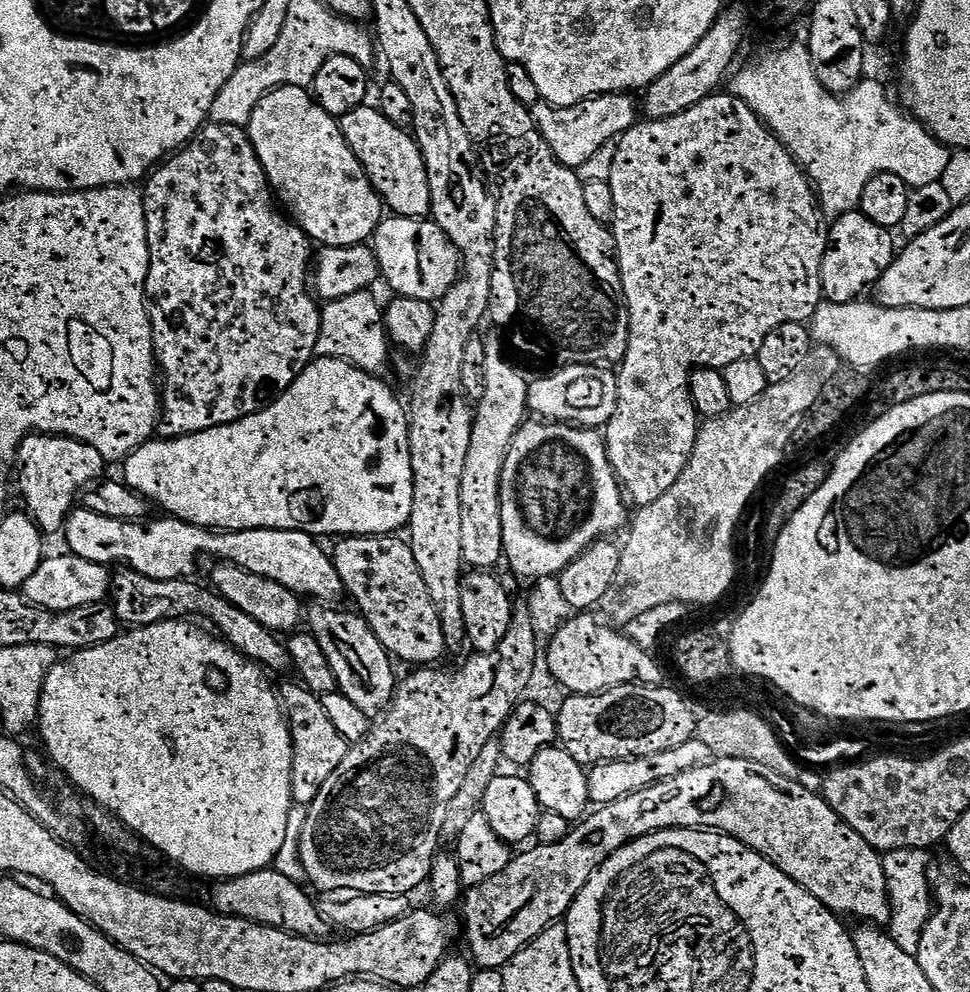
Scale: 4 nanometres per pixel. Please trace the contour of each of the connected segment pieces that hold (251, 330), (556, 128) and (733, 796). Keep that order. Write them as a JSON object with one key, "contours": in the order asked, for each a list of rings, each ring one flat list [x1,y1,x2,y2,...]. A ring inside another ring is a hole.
{"contours":[[[205,123,187,144,175,154,169,155,147,177,144,186,145,188,142,188,144,229,148,235,148,279,144,281,144,295,146,297,146,320,152,326,154,360,162,373,163,435,168,438,189,436,202,430,238,422,250,414,261,412,265,404,294,383,297,370,309,363,316,351,316,339,320,333,320,308,317,301,310,295,309,285,308,288,306,286,307,280,308,283,310,280,308,235,291,219,283,220,272,209,273,197,270,195,268,181,264,179,262,166,256,158,256,151,248,141,247,131,234,124]],[[628,94,592,96,572,108,540,106,535,109,534,124,540,129,540,137,547,142,548,149,557,156,560,163,576,170,579,169,579,164,586,163,608,139,611,141,618,138,627,128,637,123,638,108,636,104,632,105,630,97]],[[721,756,642,790,634,790,622,798,614,798,609,804,599,805,589,811,560,841,553,844,537,843,536,848,529,852,524,852,521,856,520,853,513,855,512,861,501,872,467,889,462,905,464,904,464,936,468,939,467,955,471,963,480,970,503,969,504,965,512,961,514,954,521,952,531,940,541,936,567,913,572,899,582,890,582,886,586,886,597,866,610,858,610,854,632,840,671,828,698,828,733,836,778,866,782,874,802,886,802,890,814,894,814,898,818,898,818,902,822,902,822,906,826,906,836,916,853,916,860,920,856,922,887,921,890,913,889,895,881,853,871,848,849,824,845,824,839,814,826,803,823,795,816,793,815,796,802,785,800,782,774,783,773,777,751,760]]]}

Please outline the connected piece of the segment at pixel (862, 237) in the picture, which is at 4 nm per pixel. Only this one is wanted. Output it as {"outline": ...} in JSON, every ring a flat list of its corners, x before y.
{"outline":[[858,210,841,212,833,220,836,221,828,232,828,249,820,260,820,288,828,304,851,304,882,271,885,233]]}

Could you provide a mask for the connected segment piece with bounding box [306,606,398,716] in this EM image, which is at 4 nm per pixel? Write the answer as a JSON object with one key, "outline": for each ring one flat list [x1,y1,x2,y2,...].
{"outline":[[328,606,332,608,312,608,307,609,306,612,306,628,316,643,316,650,319,655,326,658,326,662,330,666,330,672,332,674,333,685,336,690,344,696,345,700,358,711,372,716,378,713,383,707,384,709,389,705,391,696,395,691,395,687,398,683,397,676,394,676,392,670,392,663,390,654,385,651,380,642,378,642,377,636,369,628,369,624,366,623,364,618,357,613,344,612,342,610,336,610,334,606]]}

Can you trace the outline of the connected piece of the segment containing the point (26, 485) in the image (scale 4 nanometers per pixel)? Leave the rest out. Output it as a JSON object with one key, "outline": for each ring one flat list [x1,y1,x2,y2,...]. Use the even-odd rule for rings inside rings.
{"outline":[[25,436,18,449,18,460,21,460,20,492,24,495,23,507,44,534,59,533,63,529,86,482,101,479,106,468,106,461,102,454,98,454,98,450,86,446,81,440,73,440,71,436]]}

